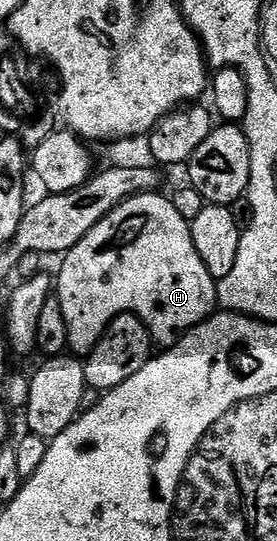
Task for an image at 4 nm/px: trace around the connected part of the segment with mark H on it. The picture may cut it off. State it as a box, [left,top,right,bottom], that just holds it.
[54,193,217,357]

